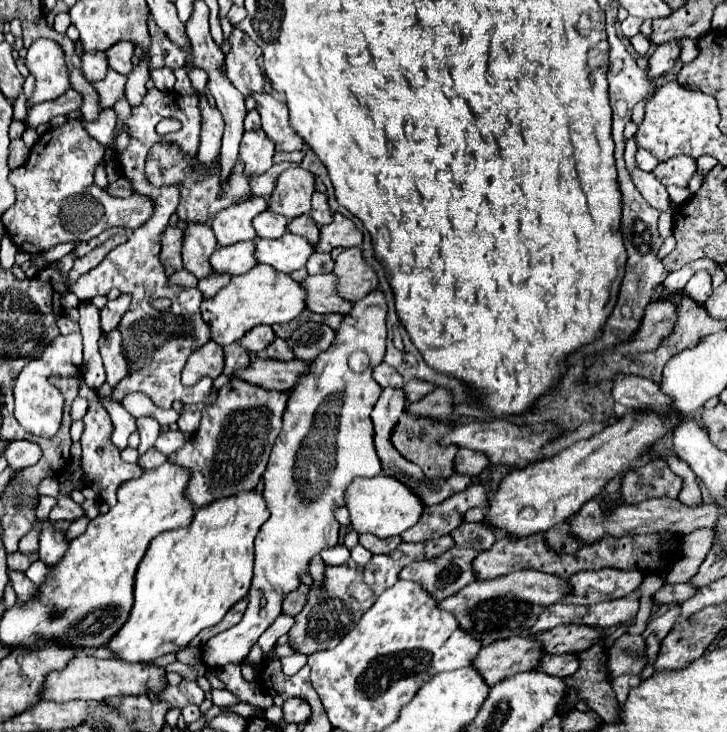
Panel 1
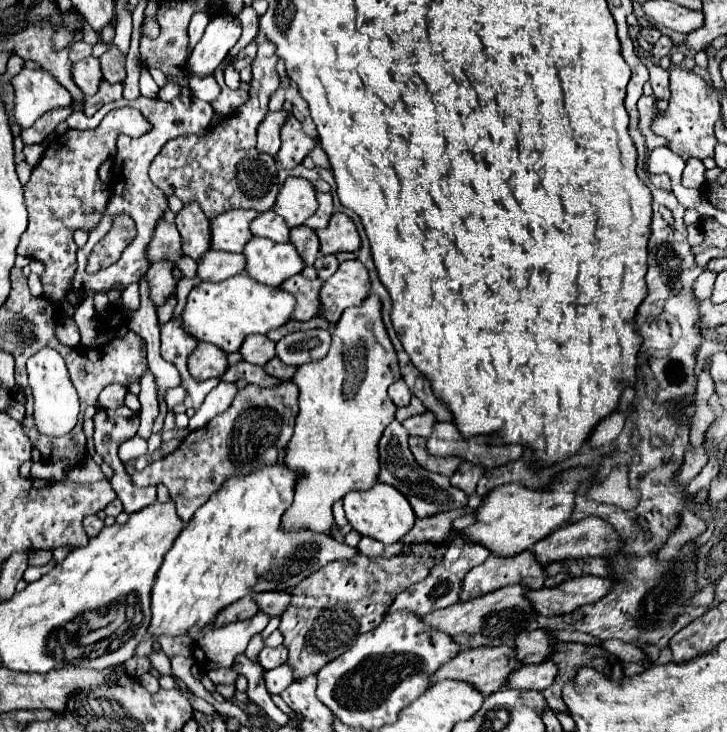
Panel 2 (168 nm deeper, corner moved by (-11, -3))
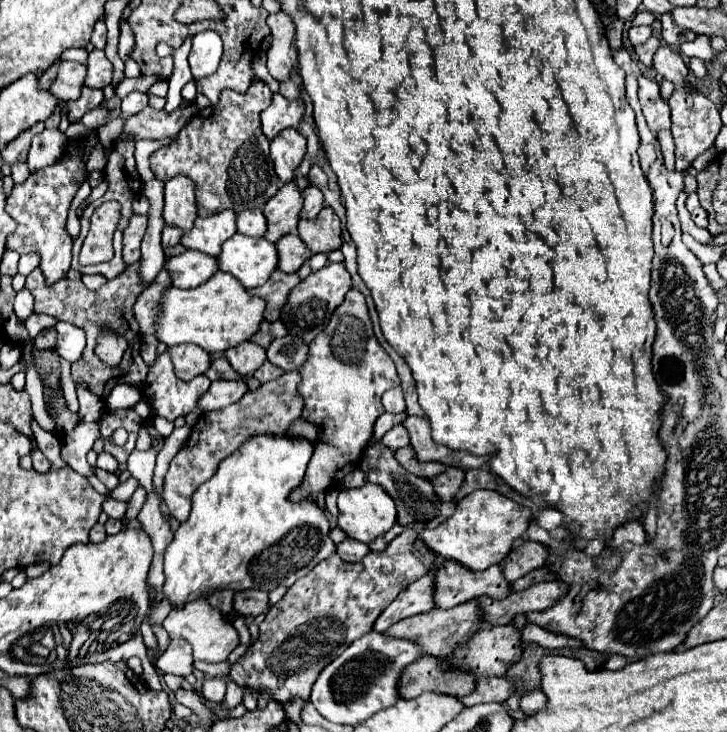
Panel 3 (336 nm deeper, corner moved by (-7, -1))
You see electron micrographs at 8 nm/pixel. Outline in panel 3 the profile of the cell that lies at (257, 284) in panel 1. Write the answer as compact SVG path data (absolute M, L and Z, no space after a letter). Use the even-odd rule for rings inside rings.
M214 273L206 283L194 289L172 289L168 287L158 303L156 339L166 347L180 343L200 345L208 353L224 353L226 349L248 341L262 323L264 301L250 295L240 281L228 273Z

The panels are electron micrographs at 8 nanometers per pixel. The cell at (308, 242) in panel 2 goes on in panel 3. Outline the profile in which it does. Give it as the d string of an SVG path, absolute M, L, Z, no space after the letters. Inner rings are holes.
M284 235L276 243L276 251L278 251L278 269L284 273L296 273L300 265L312 257L310 249L300 241L298 235Z

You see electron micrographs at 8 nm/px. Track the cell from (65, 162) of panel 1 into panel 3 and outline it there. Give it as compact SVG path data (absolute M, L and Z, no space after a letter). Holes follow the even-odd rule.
M96 137L84 139L80 145L68 147L68 157L60 165L52 165L52 169L42 169L40 173L32 173L26 183L16 185L12 195L6 199L6 211L16 221L16 231L8 237L6 247L18 253L38 253L42 257L40 269L48 283L56 283L66 277L72 261L72 239L66 233L66 217L70 203L86 177L86 157L96 145Z

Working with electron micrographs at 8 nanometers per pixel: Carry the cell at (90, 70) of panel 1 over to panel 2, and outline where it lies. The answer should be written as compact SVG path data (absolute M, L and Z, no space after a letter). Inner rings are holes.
M88 57L84 61L74 63L72 67L72 77L76 81L76 85L82 89L82 93L86 97L94 95L102 83L102 71L100 71L100 59L96 57Z

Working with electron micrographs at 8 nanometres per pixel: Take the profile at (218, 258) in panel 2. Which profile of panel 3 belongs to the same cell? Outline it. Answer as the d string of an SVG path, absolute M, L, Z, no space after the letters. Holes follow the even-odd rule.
M186 249L184 253L166 259L164 269L170 275L172 287L178 289L190 289L190 287L198 287L204 281L208 281L208 277L212 277L212 273L216 273L216 257L208 257L204 253L192 253L190 249Z

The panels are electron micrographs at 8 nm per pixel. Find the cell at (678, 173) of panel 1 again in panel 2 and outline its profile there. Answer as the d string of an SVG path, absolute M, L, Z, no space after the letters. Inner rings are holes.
M688 159L686 169L682 173L682 185L700 189L704 185L704 171L706 171L706 167L700 159Z

